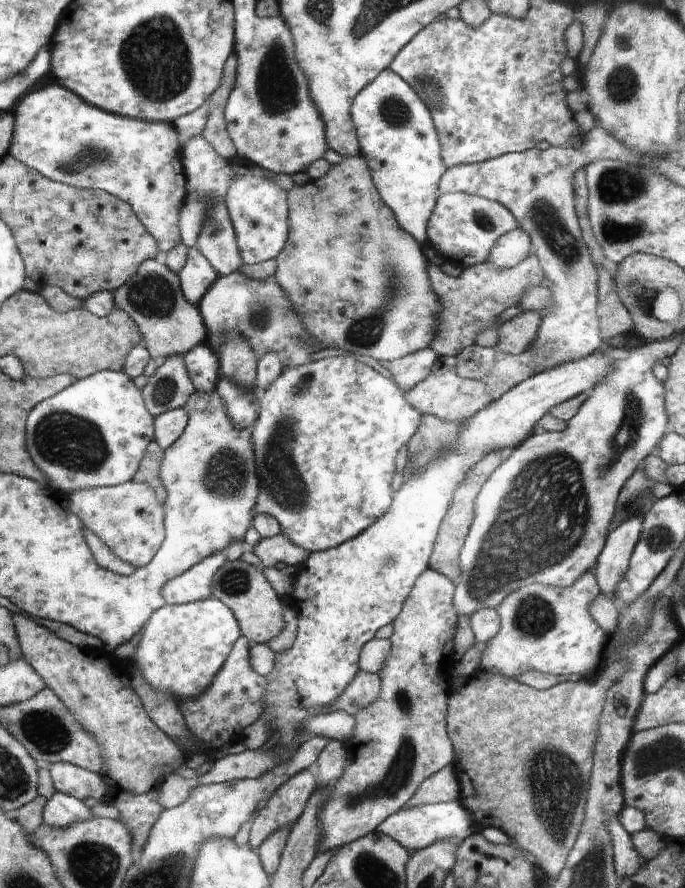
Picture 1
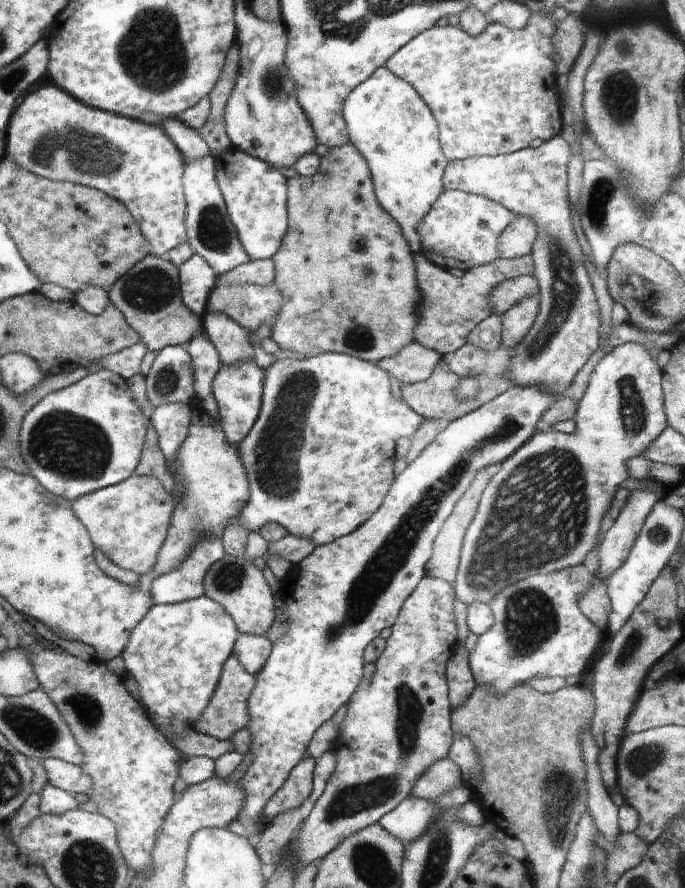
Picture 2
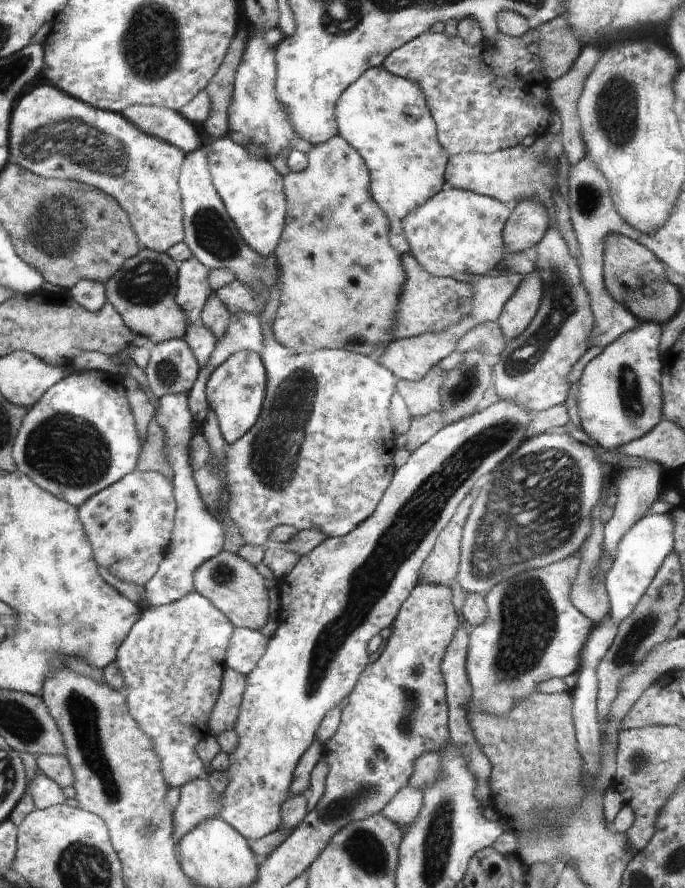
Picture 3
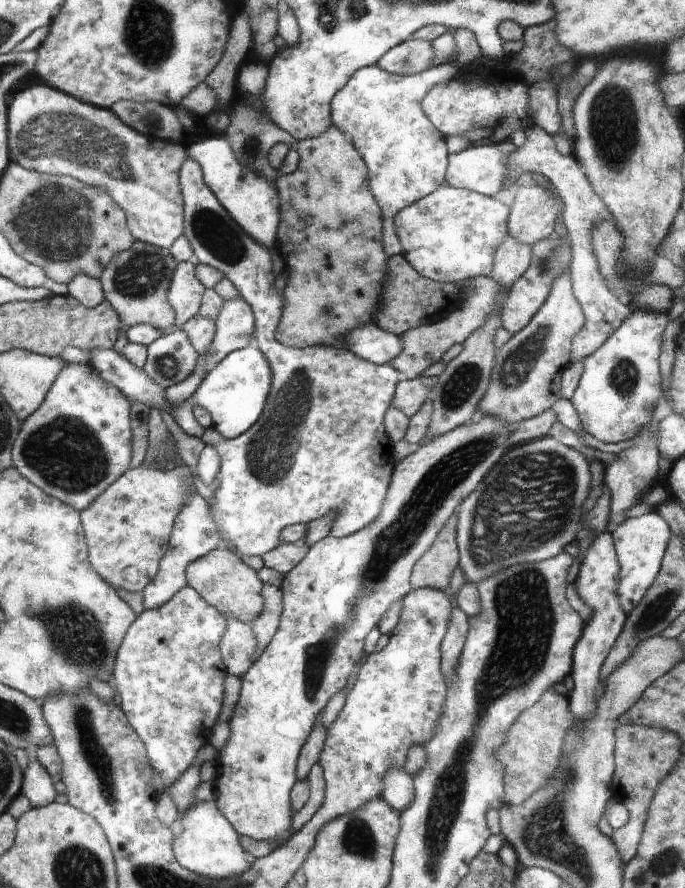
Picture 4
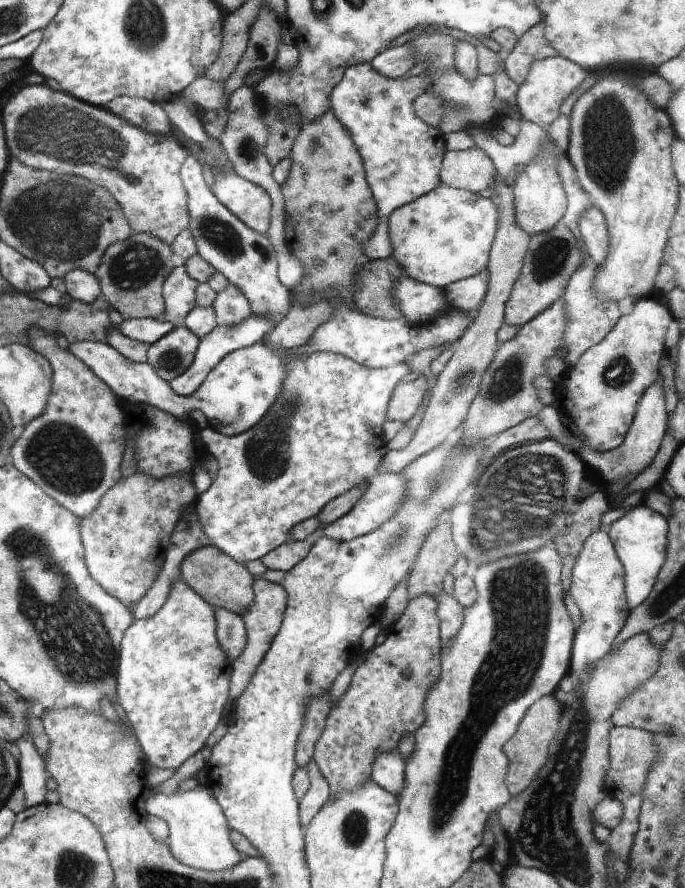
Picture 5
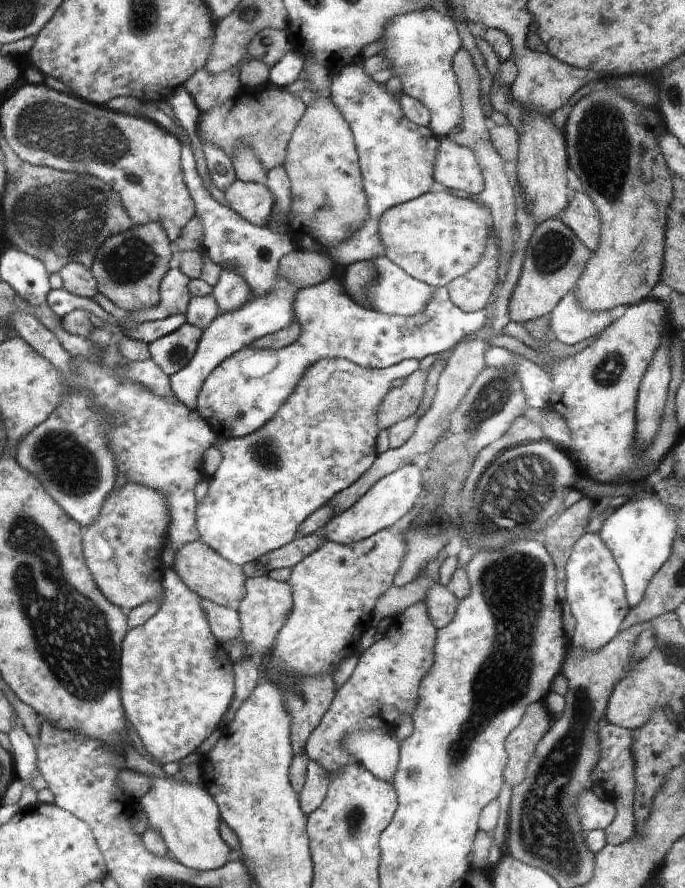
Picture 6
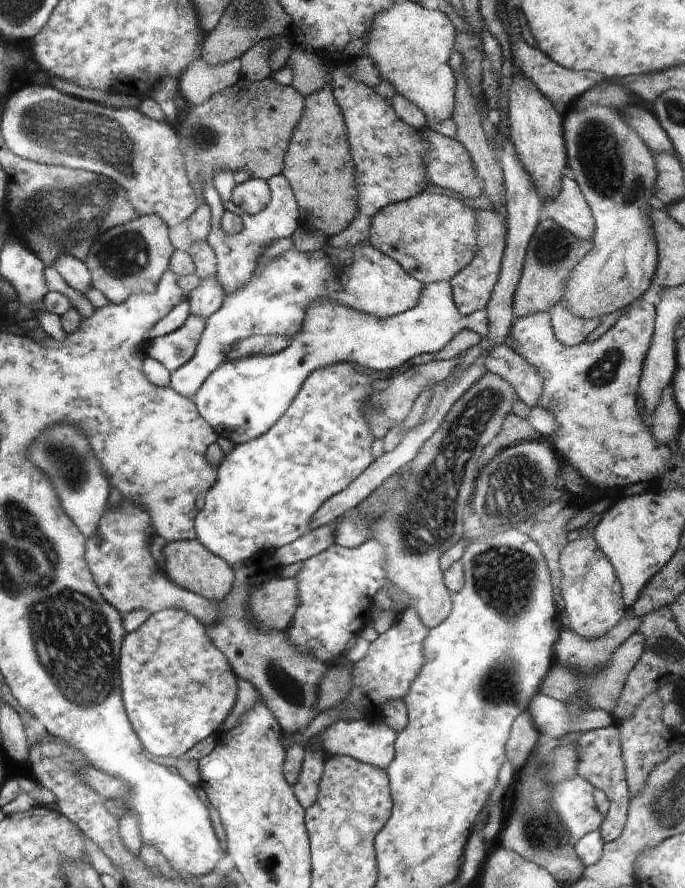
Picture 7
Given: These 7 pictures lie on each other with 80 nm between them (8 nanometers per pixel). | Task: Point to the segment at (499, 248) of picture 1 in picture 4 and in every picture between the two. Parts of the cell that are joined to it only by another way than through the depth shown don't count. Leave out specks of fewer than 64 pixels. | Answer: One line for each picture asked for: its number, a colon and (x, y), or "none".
2: (517, 239)
3: (526, 225)
4: (531, 219)

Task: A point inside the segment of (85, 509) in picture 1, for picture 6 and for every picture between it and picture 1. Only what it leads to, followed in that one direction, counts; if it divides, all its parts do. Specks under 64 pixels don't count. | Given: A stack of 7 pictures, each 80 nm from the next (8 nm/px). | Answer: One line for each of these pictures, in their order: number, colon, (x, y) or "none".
2: (128, 522)
3: (130, 523)
4: (128, 528)
5: (126, 537)
6: (123, 547)

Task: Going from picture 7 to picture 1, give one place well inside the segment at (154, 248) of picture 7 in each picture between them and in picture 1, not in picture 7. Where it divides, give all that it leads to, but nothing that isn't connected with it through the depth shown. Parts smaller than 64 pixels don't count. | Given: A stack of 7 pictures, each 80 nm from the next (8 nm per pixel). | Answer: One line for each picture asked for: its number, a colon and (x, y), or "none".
1: (171, 326)
2: (147, 295)
3: (144, 291)
4: (136, 282)
5: (131, 276)
6: (129, 266)

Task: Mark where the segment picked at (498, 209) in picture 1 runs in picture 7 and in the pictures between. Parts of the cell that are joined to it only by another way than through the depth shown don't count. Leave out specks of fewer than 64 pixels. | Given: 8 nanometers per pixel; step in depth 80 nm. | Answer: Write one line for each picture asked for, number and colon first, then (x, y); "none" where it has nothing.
2: (461, 230)
3: (457, 231)
4: (449, 236)
5: (445, 236)
6: (437, 237)
7: (433, 237)

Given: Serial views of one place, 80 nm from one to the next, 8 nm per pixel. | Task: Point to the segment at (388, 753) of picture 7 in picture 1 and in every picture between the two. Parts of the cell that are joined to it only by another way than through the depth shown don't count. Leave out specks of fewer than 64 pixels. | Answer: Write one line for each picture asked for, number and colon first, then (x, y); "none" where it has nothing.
1: (415, 828)
2: (411, 818)
3: (405, 807)
4: (398, 793)
5: (388, 773)
6: (378, 752)

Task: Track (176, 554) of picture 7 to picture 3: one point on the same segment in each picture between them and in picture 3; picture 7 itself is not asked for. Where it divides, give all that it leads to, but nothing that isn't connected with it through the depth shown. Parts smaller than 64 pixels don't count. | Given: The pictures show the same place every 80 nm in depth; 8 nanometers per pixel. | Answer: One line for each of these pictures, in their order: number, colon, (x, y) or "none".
3: (233, 585)
4: (225, 581)
5: (224, 582)
6: (203, 570)

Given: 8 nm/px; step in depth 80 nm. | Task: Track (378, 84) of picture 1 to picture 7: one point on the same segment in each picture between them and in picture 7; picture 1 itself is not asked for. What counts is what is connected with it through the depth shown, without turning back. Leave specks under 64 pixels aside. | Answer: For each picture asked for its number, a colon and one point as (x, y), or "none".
2: (387, 121)
3: (383, 116)
4: (379, 112)
5: (402, 155)
6: (397, 157)
7: (389, 156)

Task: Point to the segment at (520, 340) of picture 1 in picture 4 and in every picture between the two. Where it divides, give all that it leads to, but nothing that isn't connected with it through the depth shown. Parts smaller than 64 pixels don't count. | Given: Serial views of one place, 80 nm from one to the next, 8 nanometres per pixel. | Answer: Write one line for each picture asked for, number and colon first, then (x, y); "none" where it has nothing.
2: (517, 320)
3: (518, 312)
4: (550, 257)

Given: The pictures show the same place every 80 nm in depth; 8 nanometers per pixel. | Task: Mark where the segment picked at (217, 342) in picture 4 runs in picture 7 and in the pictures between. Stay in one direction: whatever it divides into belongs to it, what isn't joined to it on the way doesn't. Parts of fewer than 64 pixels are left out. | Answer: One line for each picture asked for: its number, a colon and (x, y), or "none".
5: (231, 307)
6: (231, 292)
7: (236, 256)

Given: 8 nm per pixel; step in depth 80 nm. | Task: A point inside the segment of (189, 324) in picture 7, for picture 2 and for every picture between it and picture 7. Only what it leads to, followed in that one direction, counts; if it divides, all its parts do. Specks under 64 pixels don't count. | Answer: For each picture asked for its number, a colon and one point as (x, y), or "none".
2: (171, 379)
3: (173, 369)
4: (171, 358)
5: (173, 354)
6: (173, 352)

